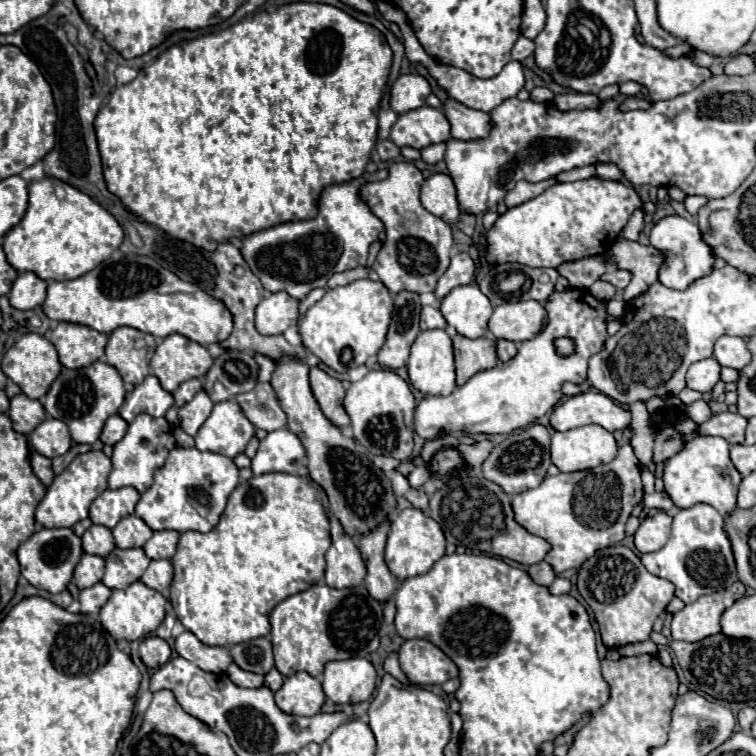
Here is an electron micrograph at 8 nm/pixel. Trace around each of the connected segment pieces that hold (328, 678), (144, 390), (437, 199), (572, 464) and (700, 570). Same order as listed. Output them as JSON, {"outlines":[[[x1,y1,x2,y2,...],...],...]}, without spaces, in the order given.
{"outlines":[[[364,658,328,662,322,672,322,690,334,704,358,704,372,698,376,670]],[[148,376,142,384,138,384,132,392,126,394,120,416,130,424,140,412,146,412,150,416,164,416,172,404,172,394,160,386,156,376]],[[436,172,430,178,426,178,426,182,422,184,422,190,420,190,420,200,422,200,422,206,430,214,442,218,448,224,454,224,458,220,458,216,462,214,458,208,458,202,456,202,454,182,448,174]],[[588,424,568,432,554,432,550,456,560,472,590,470,614,460,616,440,612,432,598,424]],[[696,504,692,508,680,510,672,520,666,546,658,552,644,554,640,560,650,574,672,582,676,586,676,596,684,604,694,602,698,596,726,590,738,578,730,540,724,532,724,516,708,504]]]}

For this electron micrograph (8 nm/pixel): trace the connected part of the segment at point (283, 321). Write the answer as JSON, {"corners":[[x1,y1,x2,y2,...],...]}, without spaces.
{"corners":[[276,292,264,298,256,308,256,328,264,336,282,334,298,322,298,300,286,292]]}

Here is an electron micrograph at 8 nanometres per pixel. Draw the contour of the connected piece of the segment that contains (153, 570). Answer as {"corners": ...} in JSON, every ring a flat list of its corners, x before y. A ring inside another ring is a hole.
{"corners":[[152,560,146,572,142,574,140,582,144,582,148,588,154,588,158,592,164,592,172,582,172,562,170,560]]}

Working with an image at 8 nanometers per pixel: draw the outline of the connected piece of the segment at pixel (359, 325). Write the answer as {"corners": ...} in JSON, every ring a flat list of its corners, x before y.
{"corners":[[356,280,348,286,328,290,304,316,300,324,300,336,304,346,318,356,328,368,346,372,362,366,374,356,386,338,392,318,392,296,388,288,378,280]]}

